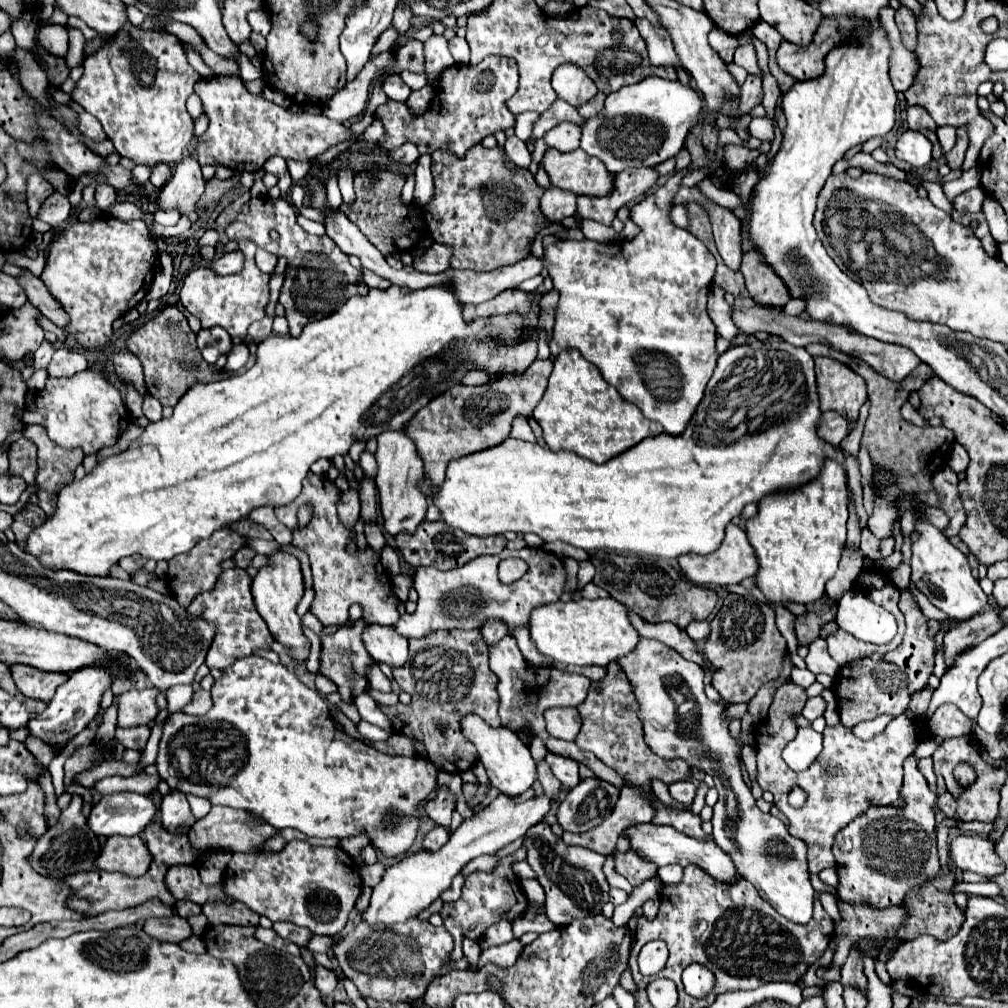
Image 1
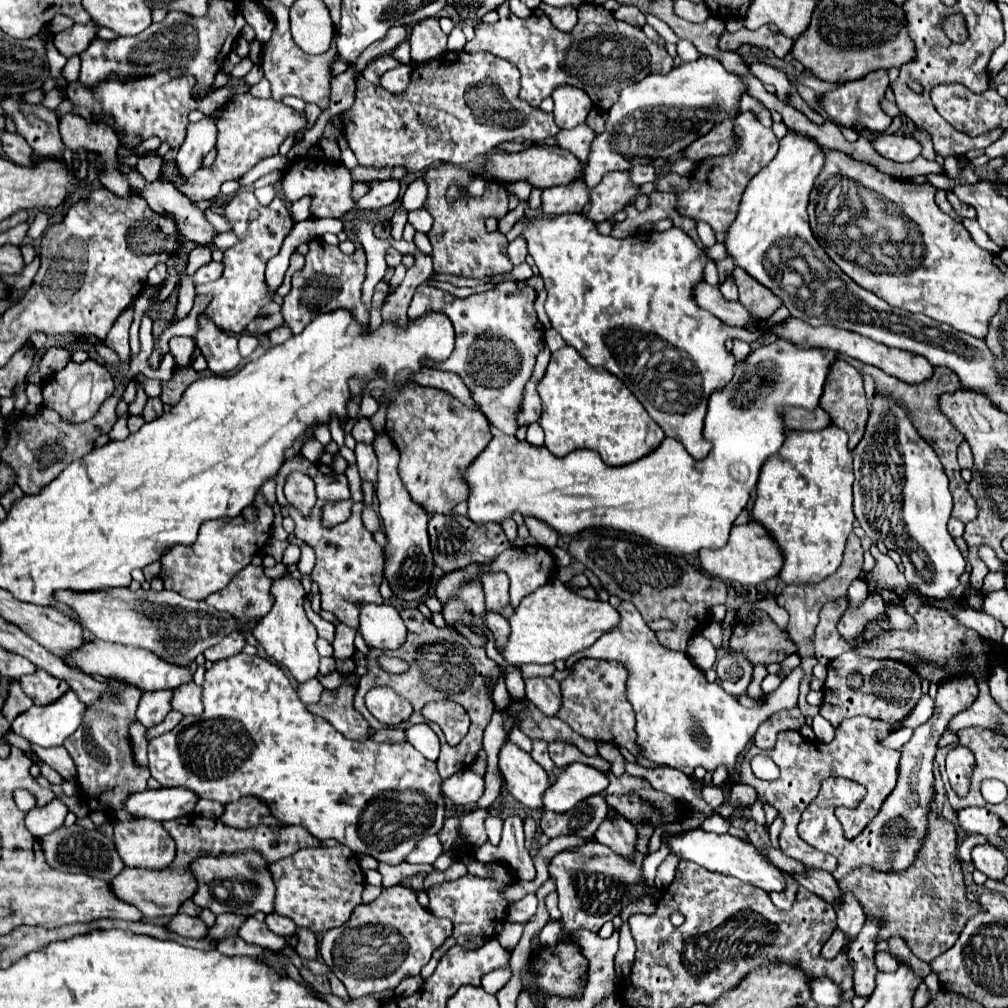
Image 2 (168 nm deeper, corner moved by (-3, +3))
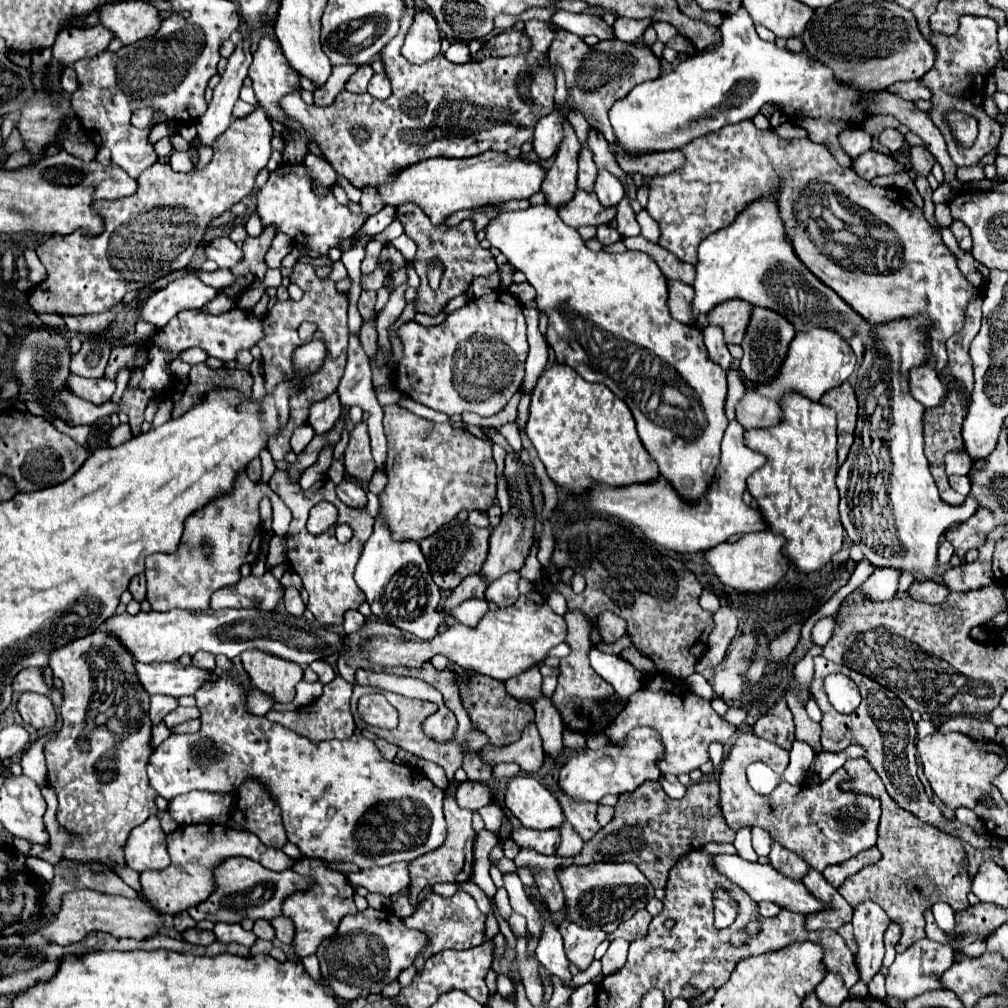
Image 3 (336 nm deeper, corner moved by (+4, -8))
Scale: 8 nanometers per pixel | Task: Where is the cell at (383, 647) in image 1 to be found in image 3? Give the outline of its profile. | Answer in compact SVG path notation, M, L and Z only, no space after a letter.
M347 610L347 612L345 612L345 622L343 622L345 632L361 630L363 626L365 626L365 616L363 616L359 610Z

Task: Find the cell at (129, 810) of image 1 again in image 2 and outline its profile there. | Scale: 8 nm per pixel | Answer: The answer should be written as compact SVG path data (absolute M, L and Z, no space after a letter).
M172 787L172 789L156 789L156 791L142 791L134 793L126 799L126 809L134 817L148 817L154 821L176 819L180 815L194 813L198 803L198 795L188 791L186 787Z

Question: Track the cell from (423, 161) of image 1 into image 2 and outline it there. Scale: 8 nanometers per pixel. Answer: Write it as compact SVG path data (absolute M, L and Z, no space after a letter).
M422 179L414 181L408 185L406 193L402 195L402 203L400 207L404 207L404 211L414 211L414 209L420 209L426 201L426 183Z

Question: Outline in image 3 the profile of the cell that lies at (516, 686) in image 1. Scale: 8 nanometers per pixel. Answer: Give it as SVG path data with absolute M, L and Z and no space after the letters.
M469 600L469 602L463 602L461 606L453 608L453 618L457 618L461 624L477 626L481 622L481 618L487 614L487 610L489 610L487 600Z

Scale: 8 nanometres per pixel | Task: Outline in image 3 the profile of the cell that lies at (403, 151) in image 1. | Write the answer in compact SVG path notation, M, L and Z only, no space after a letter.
M369 188L369 190L365 190L365 192L363 192L363 196L361 196L361 208L363 208L363 212L365 212L367 216L371 216L371 214L379 212L383 206L385 206L385 204L383 204L383 200L379 198L377 190Z

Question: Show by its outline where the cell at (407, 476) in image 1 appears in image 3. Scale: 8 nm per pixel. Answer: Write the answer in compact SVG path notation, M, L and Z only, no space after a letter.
M383 516L375 518L373 534L367 540L361 560L355 568L357 586L365 592L371 612L389 624L399 626L419 638L431 640L437 634L437 626L445 620L439 612L441 592L429 574L427 560L417 542L397 542L391 536L389 524Z

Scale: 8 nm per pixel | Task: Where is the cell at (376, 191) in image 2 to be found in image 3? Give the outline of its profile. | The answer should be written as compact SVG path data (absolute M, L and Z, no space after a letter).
M283 164L269 174L267 184L257 194L257 212L263 226L277 226L277 232L289 234L295 242L309 246L319 254L327 254L329 248L339 246L341 238L351 238L363 224L365 214L353 214L347 206L341 206L333 192L319 196L313 190L313 178L303 164Z

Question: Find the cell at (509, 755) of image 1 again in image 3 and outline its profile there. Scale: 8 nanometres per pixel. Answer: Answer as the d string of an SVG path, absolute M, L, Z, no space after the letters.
M515 776L505 788L505 806L519 818L525 828L547 830L565 822L561 804L533 776Z

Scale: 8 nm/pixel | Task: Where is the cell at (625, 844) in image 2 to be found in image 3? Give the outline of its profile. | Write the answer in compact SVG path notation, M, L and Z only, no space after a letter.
M559 786L553 788L553 794L557 796L567 822L571 822L573 828L575 828L575 832L585 842L589 842L601 830L601 826L597 822L597 804L591 804L591 802L573 802L565 794L561 794Z

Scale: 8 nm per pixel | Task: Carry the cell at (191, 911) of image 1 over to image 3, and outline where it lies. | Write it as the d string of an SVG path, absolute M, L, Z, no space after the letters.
M179 912L179 914L175 916L173 924L175 924L175 930L177 930L177 932L183 932L183 930L187 930L187 928L195 928L195 920L193 920L187 912Z

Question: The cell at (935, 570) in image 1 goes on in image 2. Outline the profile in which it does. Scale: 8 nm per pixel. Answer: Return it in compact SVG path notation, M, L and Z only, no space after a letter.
M876 391L872 397L864 437L854 449L854 477L854 515L866 537L870 537L874 543L882 541L886 549L894 549L900 555L902 565L906 567L904 575L908 583L914 583L928 597L946 601L950 591L960 585L958 577L964 573L966 565L962 553L946 529L952 513L948 477L936 451L920 437L906 411L880 391Z

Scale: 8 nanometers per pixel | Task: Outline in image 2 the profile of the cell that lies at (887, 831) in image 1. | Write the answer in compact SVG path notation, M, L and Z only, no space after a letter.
M972 677L946 681L938 687L938 695L934 701L934 715L928 723L920 725L912 739L902 747L902 759L900 759L900 777L894 787L894 791L884 801L880 813L872 819L872 823L852 841L848 841L842 833L842 825L834 817L834 805L832 805L832 791L848 791L848 779L840 777L828 777L822 783L822 789L812 805L806 807L802 813L802 821L798 825L798 835L812 845L818 851L830 853L838 859L838 869L832 873L836 879L842 879L842 875L848 875L852 869L860 865L870 865L878 871L904 871L910 867L910 863L916 859L916 851L920 849L924 837L926 837L926 825L928 825L928 811L930 803L934 799L932 789L932 761L934 753L938 749L938 741L948 725L948 721L968 709L978 697L978 687Z

